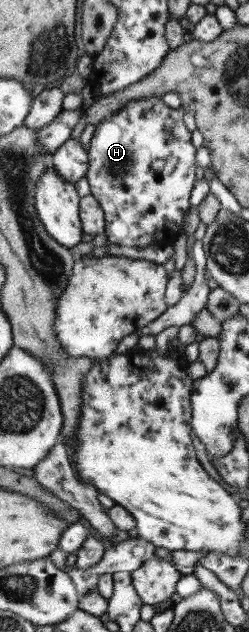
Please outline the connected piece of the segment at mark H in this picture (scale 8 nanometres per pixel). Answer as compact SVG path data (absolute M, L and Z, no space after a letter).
M162 96L144 97L144 99L128 101L126 107L118 109L116 113L113 113L110 117L96 125L88 150L90 154L90 169L87 179L90 182L94 197L99 199L100 205L105 211L105 218L107 219L105 235L108 237L108 243L130 247L133 252L137 249L146 249L146 247L152 246L170 247L172 245L172 243L168 243L170 237L176 239L176 237L180 237L180 233L184 232L184 217L186 217L186 211L192 207L190 197L192 197L192 189L196 185L196 171L198 171L198 161L196 161L197 147L194 147L194 143L192 143L193 131L186 125L185 112L184 107L178 109L168 107Z

